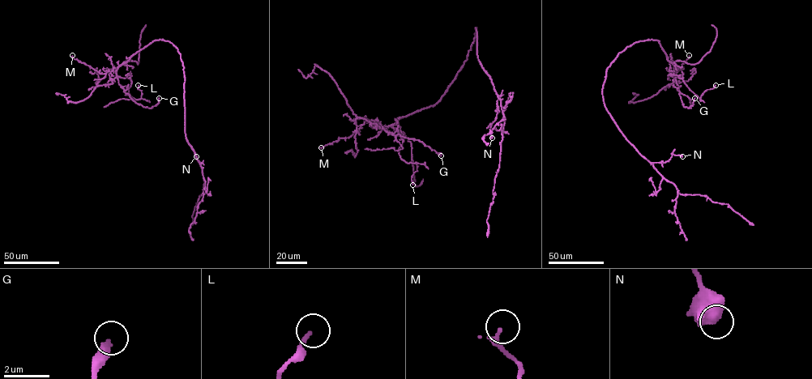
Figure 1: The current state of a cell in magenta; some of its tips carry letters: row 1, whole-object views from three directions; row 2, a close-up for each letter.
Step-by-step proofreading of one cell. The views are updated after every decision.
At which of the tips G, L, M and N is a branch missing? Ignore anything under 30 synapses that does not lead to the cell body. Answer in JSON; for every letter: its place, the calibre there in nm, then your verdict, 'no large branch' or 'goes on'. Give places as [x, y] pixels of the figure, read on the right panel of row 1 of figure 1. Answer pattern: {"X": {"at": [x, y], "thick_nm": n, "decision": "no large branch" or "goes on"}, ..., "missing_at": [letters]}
{"G": {"at": [694, 98], "thick_nm": 280, "decision": "no large branch"}, "L": {"at": [715, 85], "thick_nm": 140, "decision": "no large branch"}, "M": {"at": [689, 55], "thick_nm": 200, "decision": "no large branch"}, "N": {"at": [682, 156], "thick_nm": 700, "decision": "no large branch"}, "missing_at": []}

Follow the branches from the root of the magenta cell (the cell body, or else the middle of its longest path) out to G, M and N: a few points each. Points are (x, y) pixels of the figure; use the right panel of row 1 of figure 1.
G: (606, 74), (610, 63), (627, 47), (640, 41), (657, 40), (673, 65), (683, 105), (689, 108), (694, 98)
M: (606, 74), (619, 53), (640, 41), (659, 41), (673, 65), (670, 74), (679, 70), (689, 55)
N: (606, 74), (603, 88), (604, 106), (619, 129), (635, 149), (652, 163), (668, 161), (673, 154), (682, 156)

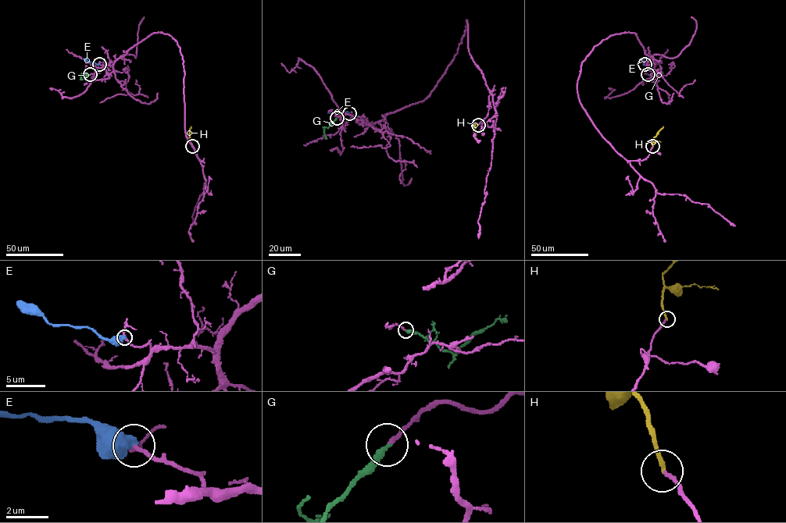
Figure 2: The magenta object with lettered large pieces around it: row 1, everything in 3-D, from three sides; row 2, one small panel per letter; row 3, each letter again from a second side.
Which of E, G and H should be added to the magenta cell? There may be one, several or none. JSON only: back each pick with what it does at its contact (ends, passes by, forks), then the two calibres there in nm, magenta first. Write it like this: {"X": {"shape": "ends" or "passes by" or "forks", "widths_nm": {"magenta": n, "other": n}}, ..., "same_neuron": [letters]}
{"G": {"shape": "ends", "widths_nm": {"magenta": 180, "other": 280}}, "same_neuron": ["G"]}

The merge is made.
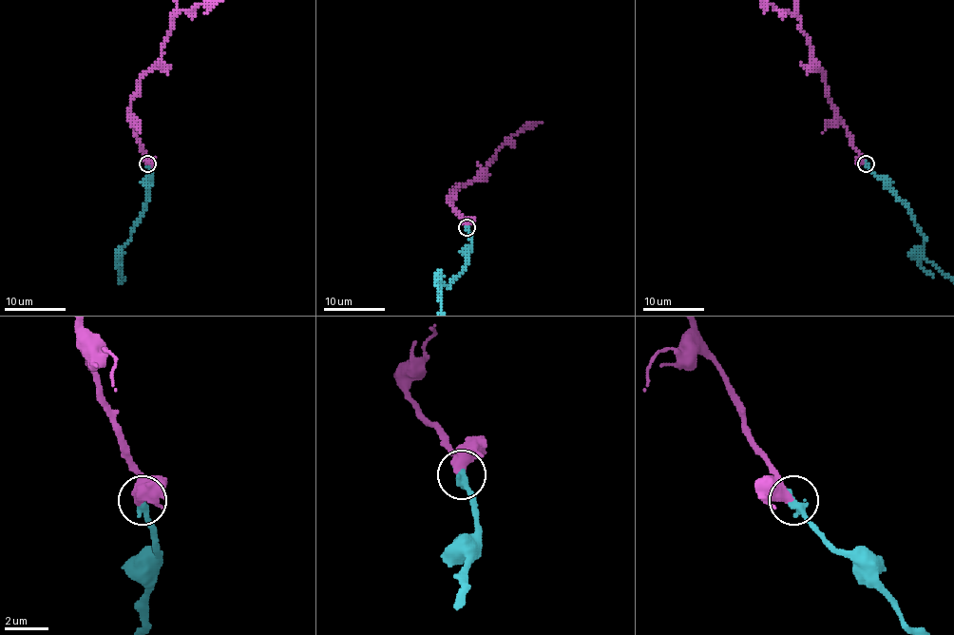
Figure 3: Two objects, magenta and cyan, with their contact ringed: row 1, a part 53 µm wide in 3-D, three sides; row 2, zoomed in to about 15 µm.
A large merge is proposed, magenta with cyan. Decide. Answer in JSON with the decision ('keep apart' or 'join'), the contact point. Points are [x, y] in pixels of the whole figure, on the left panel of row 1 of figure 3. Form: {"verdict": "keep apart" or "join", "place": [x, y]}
{"verdict": "join", "place": [147, 163]}

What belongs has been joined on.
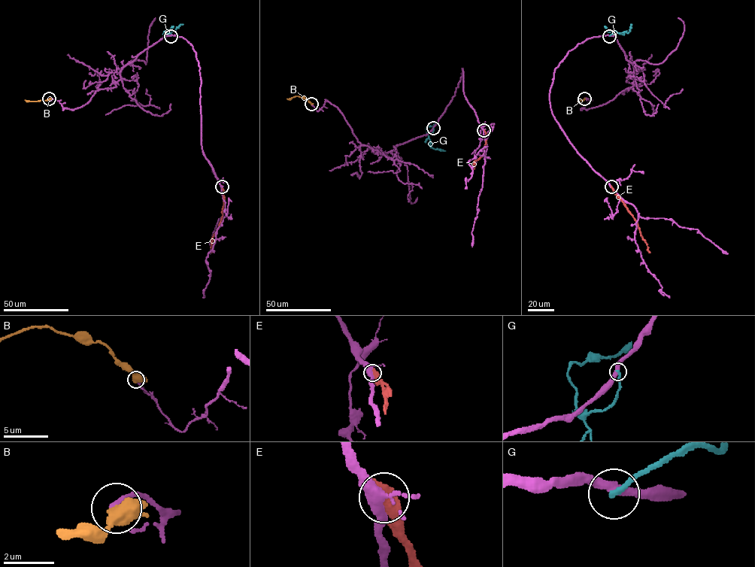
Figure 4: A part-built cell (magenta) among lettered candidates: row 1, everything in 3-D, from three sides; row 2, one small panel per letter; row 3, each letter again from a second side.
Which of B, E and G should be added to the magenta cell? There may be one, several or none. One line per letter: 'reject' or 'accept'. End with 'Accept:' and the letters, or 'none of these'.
B: reject
E: reject
G: reject
Accept: none of these

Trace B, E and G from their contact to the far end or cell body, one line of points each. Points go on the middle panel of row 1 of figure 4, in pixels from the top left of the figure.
B: (311, 104), (306, 98), (298, 96), (287, 98)
E: (483, 130), (484, 151), (474, 162), (473, 168)
G: (433, 128), (432, 132), (428, 135), (430, 147), (445, 151)

